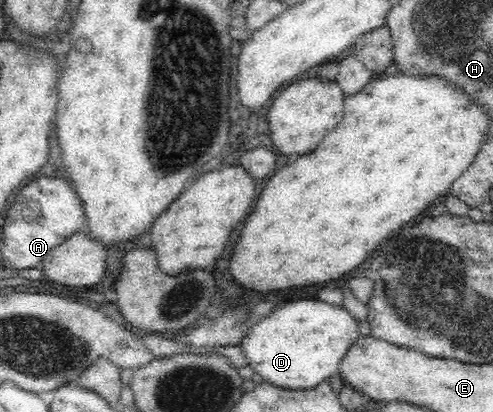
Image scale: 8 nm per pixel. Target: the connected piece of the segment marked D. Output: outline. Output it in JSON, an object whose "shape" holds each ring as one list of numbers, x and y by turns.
{"shape":[[300,299,288,305,276,307,261,321,251,324,245,336,239,341,245,360,254,374,258,373,263,381,286,389,312,389,330,376,338,375,338,366,346,350,354,343,358,335,356,321,342,305,328,304,316,299]]}

